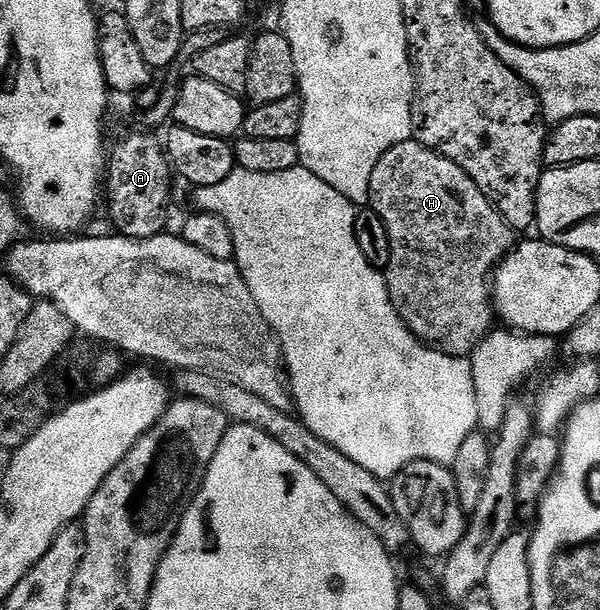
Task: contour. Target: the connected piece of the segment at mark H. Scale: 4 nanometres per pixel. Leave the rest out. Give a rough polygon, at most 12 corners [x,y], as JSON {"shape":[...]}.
{"shape":[[413,138],[373,166],[389,298],[470,357],[516,229]]}

